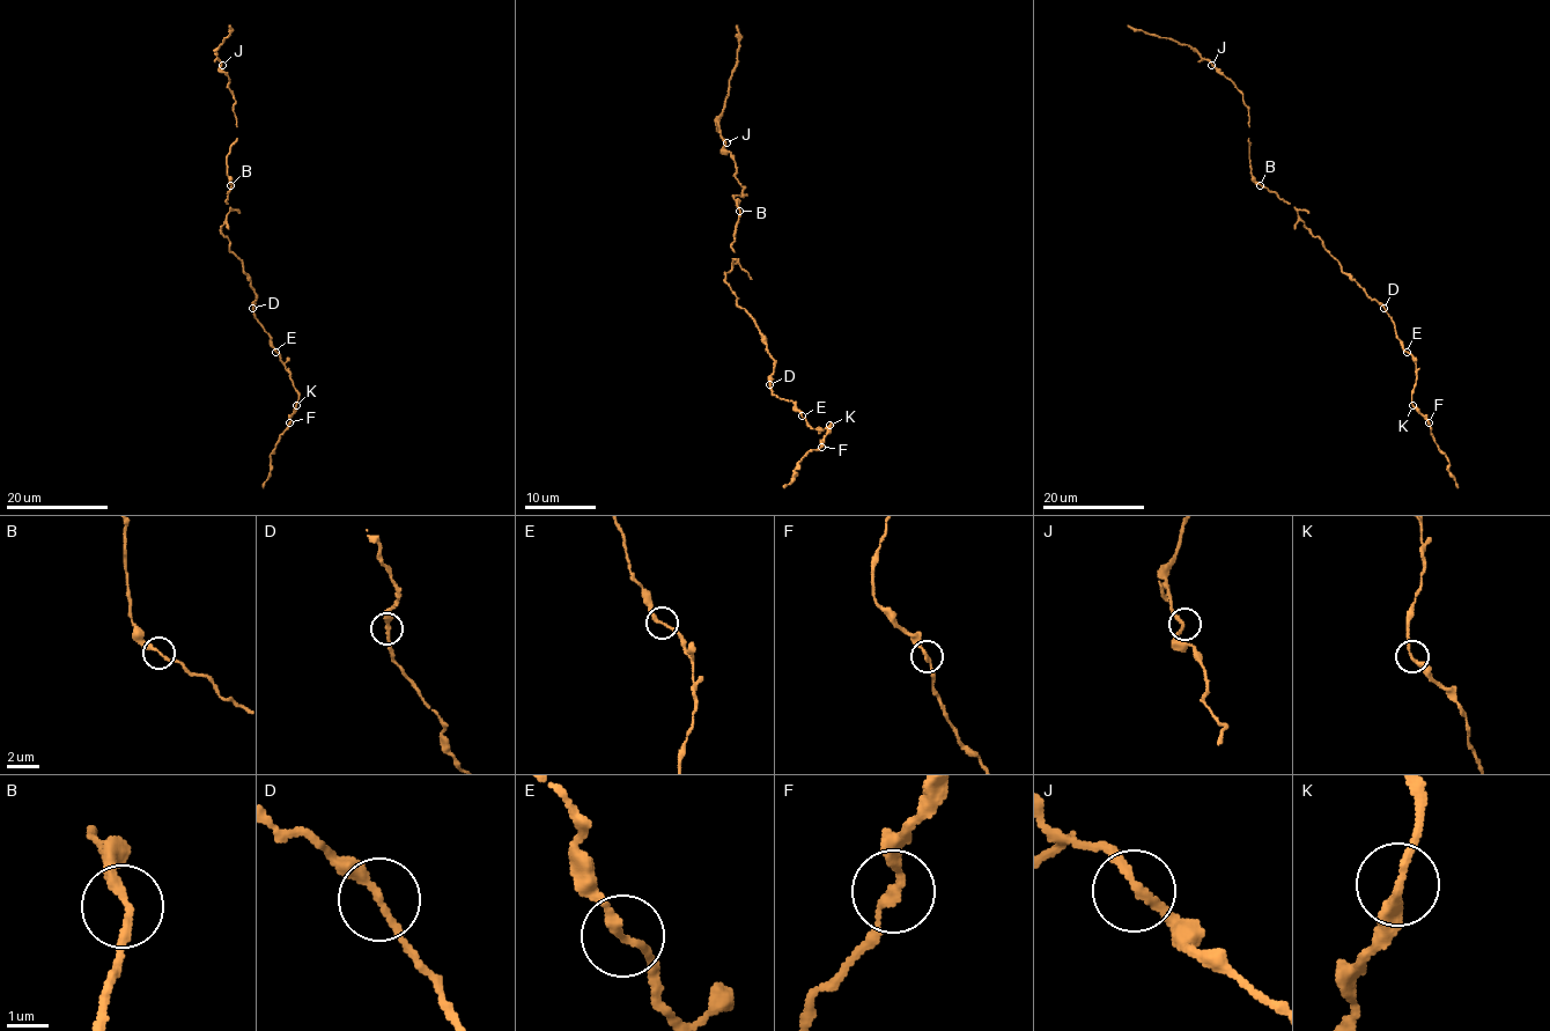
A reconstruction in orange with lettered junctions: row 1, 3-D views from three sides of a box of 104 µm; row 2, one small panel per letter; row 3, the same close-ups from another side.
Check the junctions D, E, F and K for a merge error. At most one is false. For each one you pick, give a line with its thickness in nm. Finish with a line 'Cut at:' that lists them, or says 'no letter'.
Cut at: no letter

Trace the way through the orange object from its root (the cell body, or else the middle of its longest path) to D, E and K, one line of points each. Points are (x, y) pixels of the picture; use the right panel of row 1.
D: (1319, 238), (1341, 269), (1384, 307)
E: (1319, 238), (1341, 269), (1384, 307), (1407, 352)
K: (1319, 238), (1341, 269), (1368, 296), (1375, 300), (1392, 318), (1400, 345), (1416, 363), (1412, 405)

